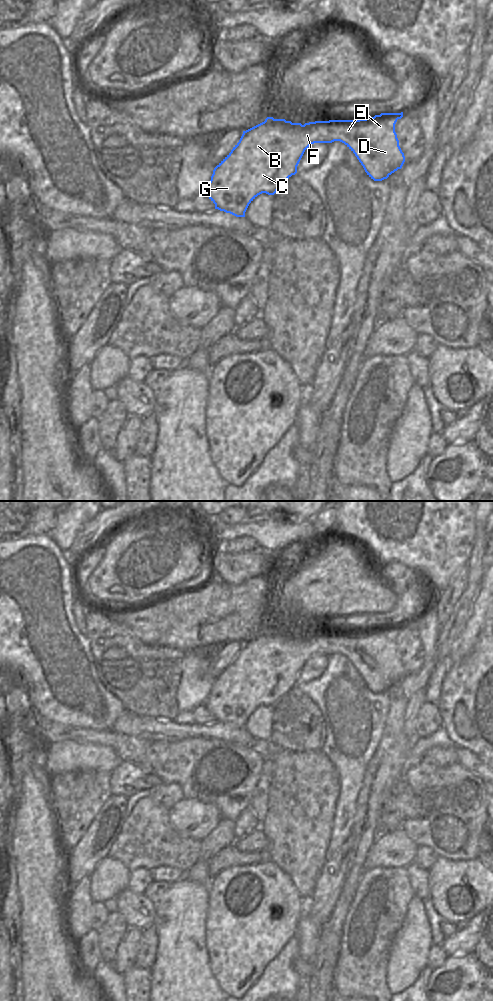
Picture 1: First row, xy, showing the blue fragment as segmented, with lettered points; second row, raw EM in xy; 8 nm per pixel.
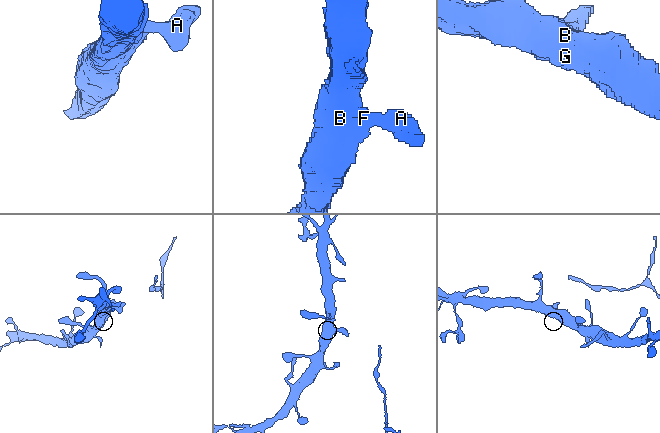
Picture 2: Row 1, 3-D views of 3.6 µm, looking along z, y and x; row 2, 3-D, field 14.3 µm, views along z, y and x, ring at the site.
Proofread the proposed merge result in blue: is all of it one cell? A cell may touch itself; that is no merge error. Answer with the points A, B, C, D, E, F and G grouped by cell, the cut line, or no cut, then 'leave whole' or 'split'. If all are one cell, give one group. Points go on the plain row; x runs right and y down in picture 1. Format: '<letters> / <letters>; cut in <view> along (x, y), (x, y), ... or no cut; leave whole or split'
A B C D E F G; no cut; leave whole

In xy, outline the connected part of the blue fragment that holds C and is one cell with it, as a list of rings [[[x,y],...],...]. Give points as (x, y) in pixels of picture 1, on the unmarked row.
[[[403,624],[381,625],[366,631],[315,633],[304,637],[267,629],[264,634],[243,643],[239,654],[214,680],[205,706],[215,716],[215,721],[245,729],[249,716],[258,707],[274,707],[297,685],[297,678],[310,657],[334,653],[344,655],[355,666],[371,691],[382,693],[401,681],[405,674],[395,644],[395,636],[402,629]]]

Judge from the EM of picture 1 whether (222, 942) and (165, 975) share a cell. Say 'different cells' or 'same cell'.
different cells

